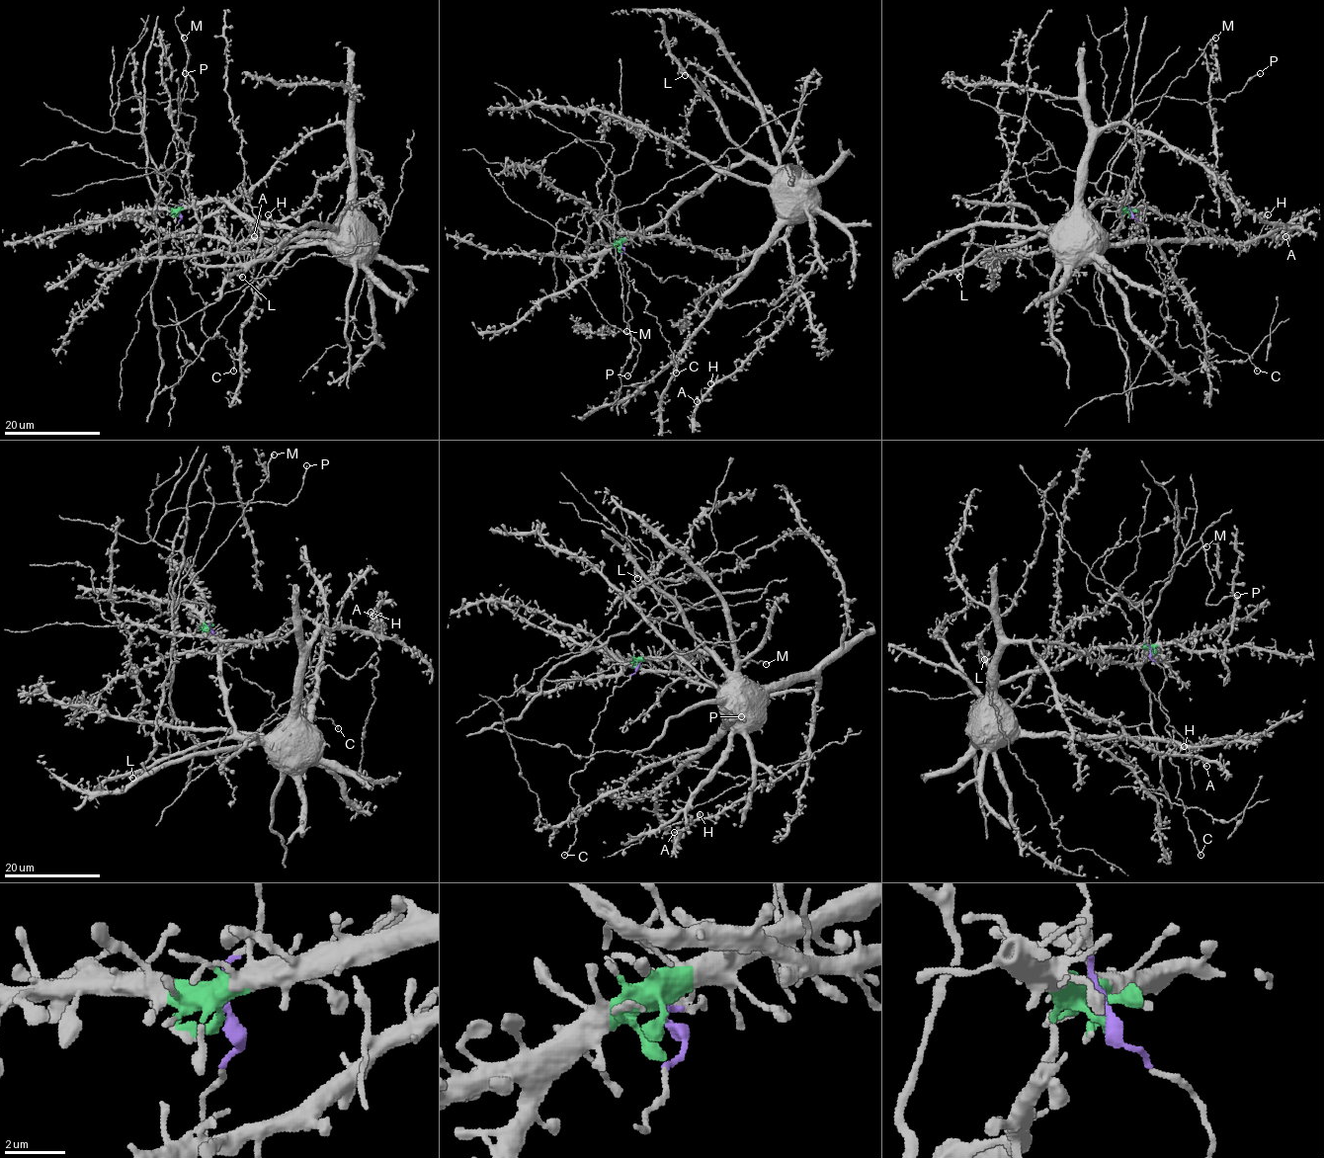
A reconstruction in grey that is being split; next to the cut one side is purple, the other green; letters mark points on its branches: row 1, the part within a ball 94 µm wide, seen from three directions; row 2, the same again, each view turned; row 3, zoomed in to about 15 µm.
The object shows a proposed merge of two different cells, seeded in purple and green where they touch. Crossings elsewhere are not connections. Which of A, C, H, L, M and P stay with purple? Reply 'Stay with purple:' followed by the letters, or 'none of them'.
Stay with purple: C, M, P

